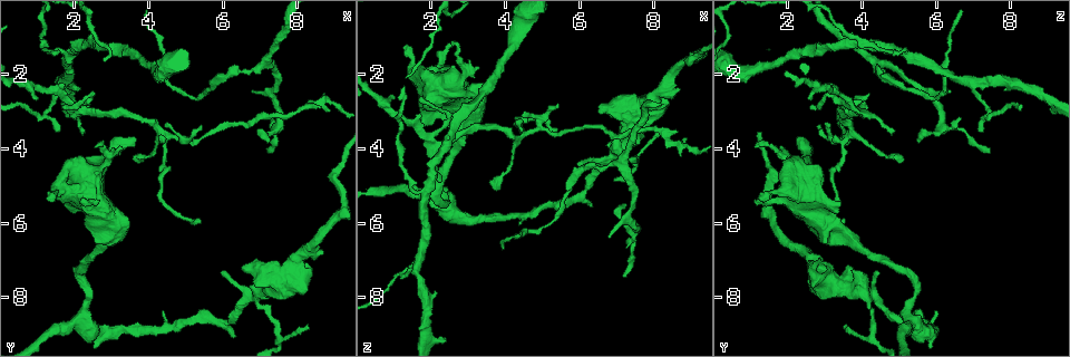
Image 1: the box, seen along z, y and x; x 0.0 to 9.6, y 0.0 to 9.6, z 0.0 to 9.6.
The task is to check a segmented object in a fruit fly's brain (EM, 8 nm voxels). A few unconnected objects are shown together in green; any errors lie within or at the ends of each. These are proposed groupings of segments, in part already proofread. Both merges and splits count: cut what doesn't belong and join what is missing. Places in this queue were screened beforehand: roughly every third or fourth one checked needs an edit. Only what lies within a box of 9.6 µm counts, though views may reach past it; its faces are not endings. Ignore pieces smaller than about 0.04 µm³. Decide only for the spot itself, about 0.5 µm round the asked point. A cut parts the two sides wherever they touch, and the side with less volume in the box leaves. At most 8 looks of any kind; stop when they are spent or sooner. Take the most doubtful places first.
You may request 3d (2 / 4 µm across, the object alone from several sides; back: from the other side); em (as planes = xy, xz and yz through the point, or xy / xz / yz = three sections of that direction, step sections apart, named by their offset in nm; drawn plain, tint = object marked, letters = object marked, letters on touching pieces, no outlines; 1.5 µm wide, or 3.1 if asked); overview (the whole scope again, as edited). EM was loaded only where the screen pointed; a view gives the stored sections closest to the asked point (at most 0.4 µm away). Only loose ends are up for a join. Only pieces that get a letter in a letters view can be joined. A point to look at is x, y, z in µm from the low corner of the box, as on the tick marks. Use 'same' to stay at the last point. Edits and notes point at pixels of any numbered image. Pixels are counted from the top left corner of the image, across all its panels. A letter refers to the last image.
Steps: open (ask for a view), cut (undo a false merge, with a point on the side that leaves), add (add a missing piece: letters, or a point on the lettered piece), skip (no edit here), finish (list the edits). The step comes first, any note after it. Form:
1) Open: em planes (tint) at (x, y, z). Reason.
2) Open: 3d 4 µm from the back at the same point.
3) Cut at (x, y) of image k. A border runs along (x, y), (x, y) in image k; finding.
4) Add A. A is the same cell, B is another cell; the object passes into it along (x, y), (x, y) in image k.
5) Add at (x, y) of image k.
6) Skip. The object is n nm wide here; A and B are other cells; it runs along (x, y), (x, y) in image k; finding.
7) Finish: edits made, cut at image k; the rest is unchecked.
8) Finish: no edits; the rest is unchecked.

Open: em yz step 4 (letters) at (6.85, 2.45, 6.40). Thin end.

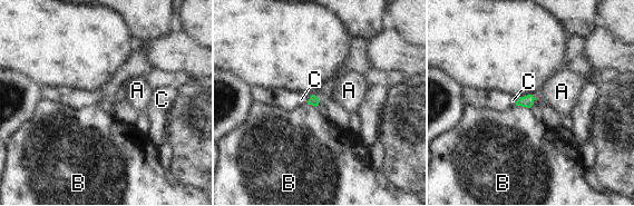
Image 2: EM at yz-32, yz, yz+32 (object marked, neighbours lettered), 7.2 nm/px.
Skip. A, B and C are other cells; a border runs along (535, 98), (533, 104) in image 2; none of them fits.

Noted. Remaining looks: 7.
Open: em planes (letters) at (1.60, 2.25, 7.05). Sudden change in width.

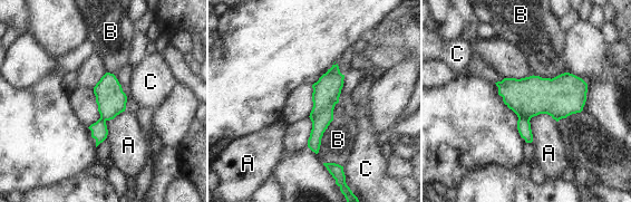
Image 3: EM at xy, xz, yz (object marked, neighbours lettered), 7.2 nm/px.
Cut at (523, 125) of image 3. The longest contact is with B, 280 nm; A, B and C are other cells; two neurons meet here.

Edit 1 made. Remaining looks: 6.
Open: overview. Redraw.

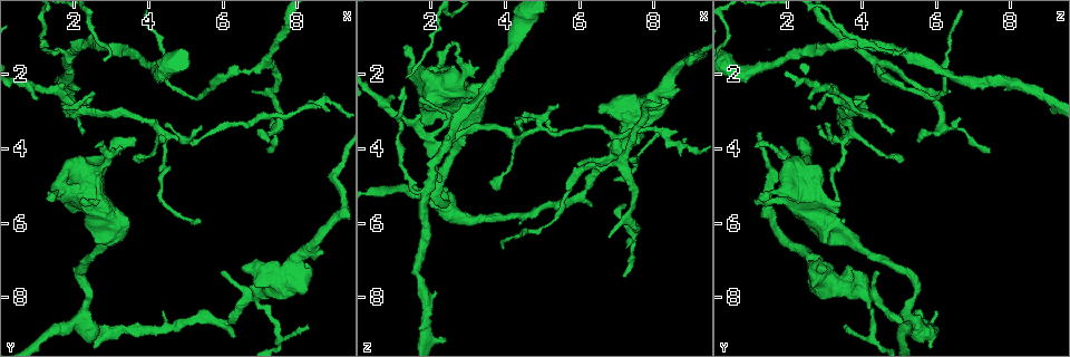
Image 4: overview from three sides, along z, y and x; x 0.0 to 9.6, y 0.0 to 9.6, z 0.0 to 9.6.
Open: em yz step 4 (tint) at (1.85, 1.50, 5.20). Abrupt turn.

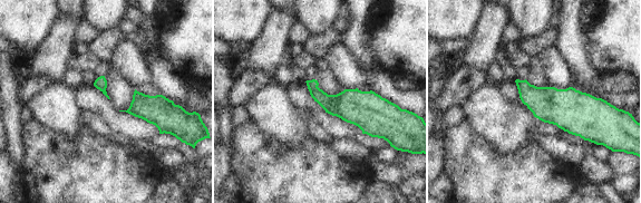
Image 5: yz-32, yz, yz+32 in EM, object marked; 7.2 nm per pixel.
Open: em xy step 4 (letters) at the same point.

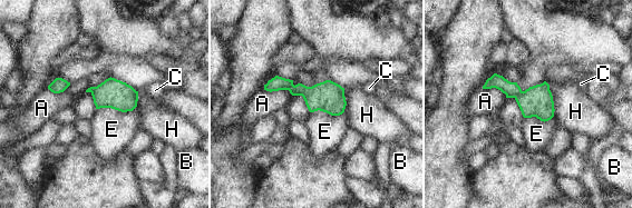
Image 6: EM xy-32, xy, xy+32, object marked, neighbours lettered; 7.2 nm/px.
Skip. The object is 220 nm wide here; the longest contact is with E, 280 nm; A, B, C, E and H are other cells; continuous, no second neuron.

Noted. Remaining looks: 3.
Finish: edits made, cut at image 3; the rest is unchecked.

